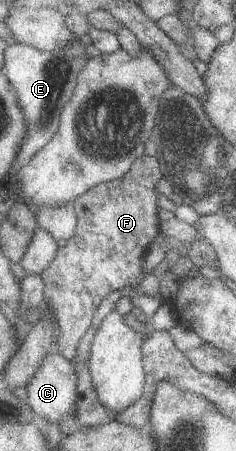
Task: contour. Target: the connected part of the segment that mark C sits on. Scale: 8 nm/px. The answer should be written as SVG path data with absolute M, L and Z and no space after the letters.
M55 350L47 353L37 366L33 376L24 386L26 392L25 402L34 412L34 418L38 417L47 420L47 422L56 422L61 416L69 416L74 419L74 386L76 385L76 374L74 373L73 362L63 358Z

